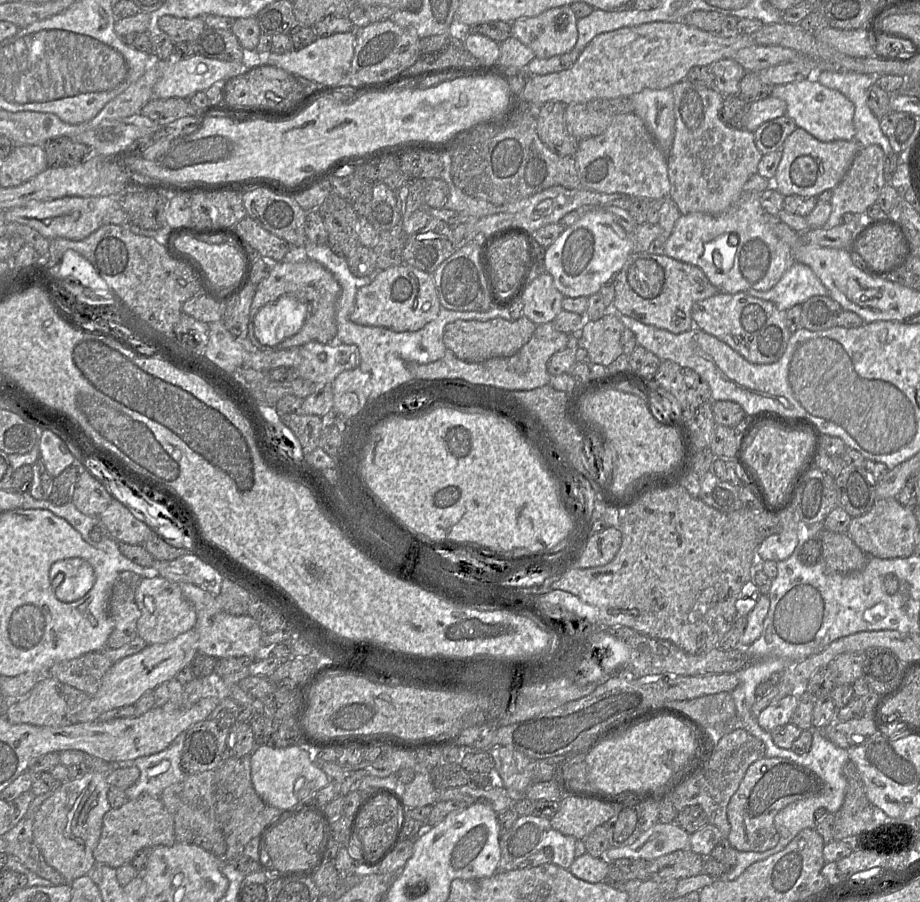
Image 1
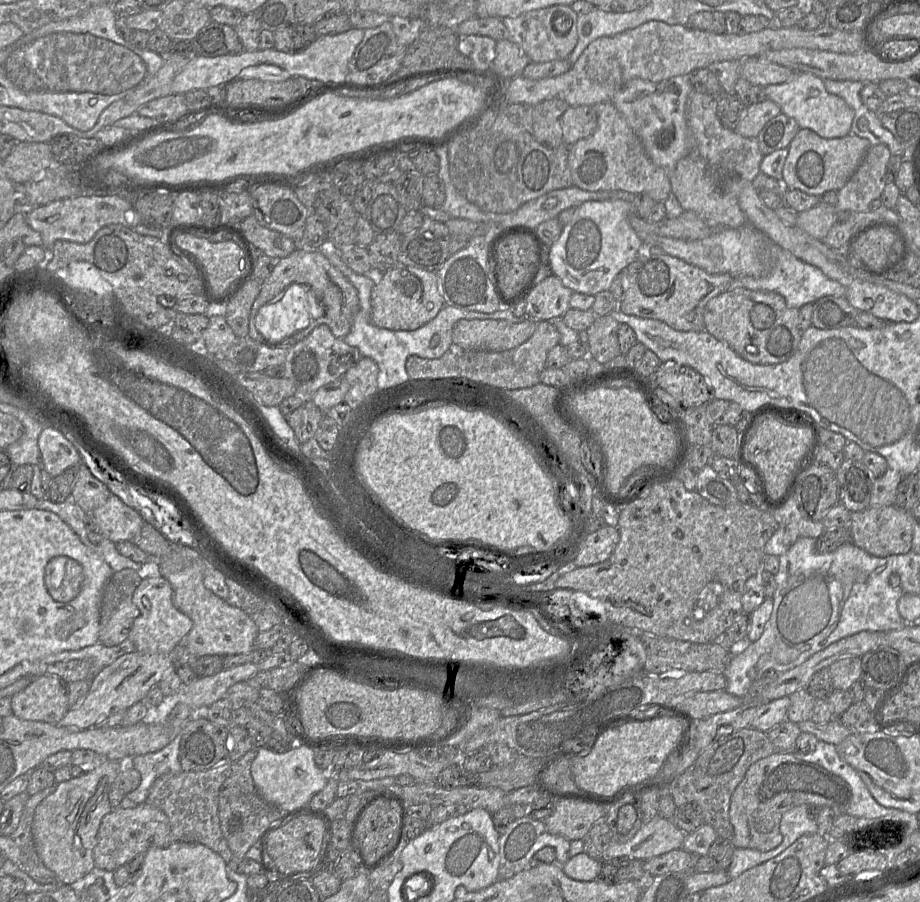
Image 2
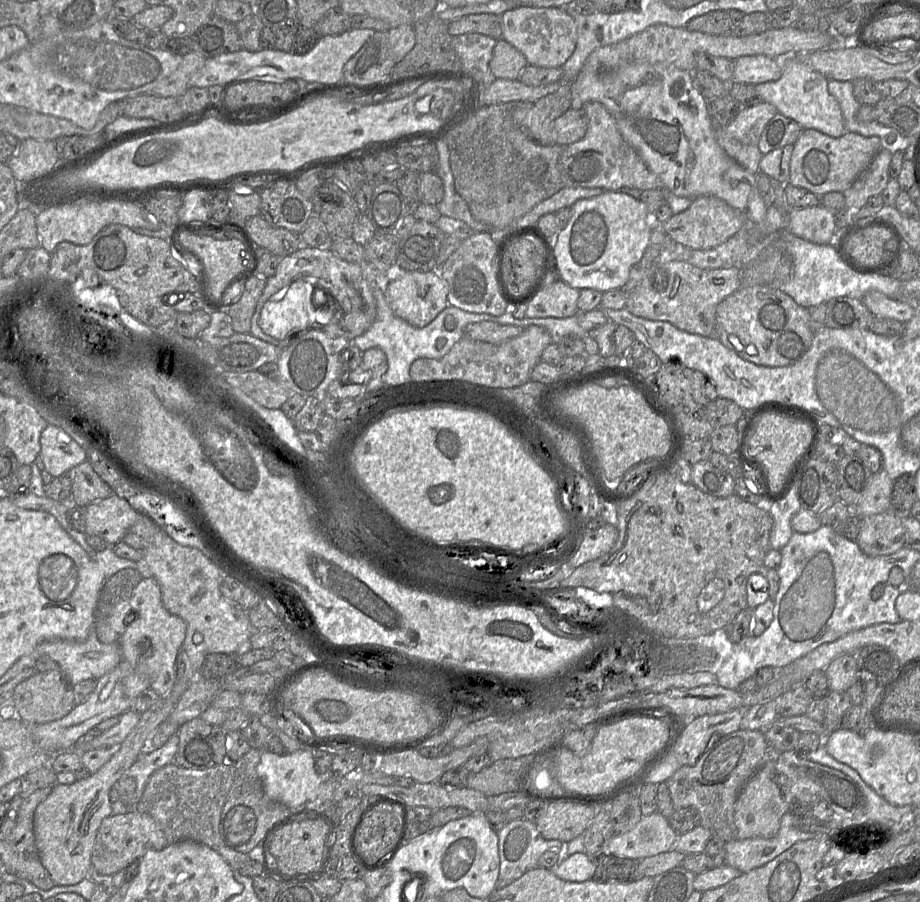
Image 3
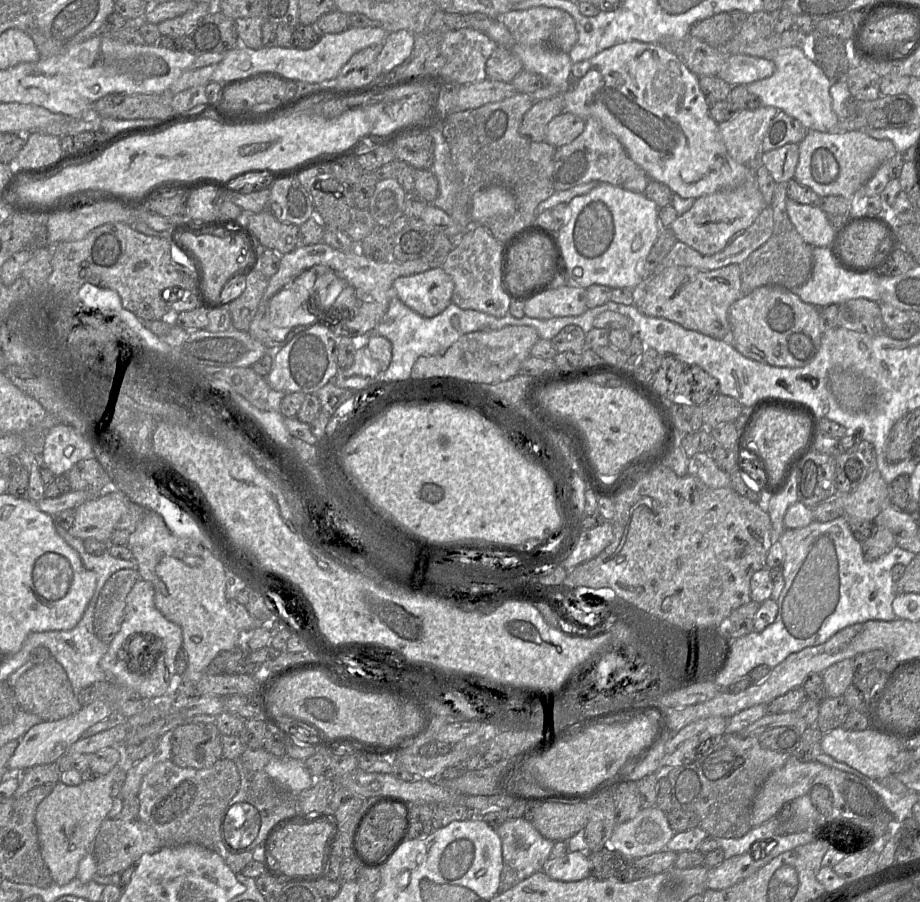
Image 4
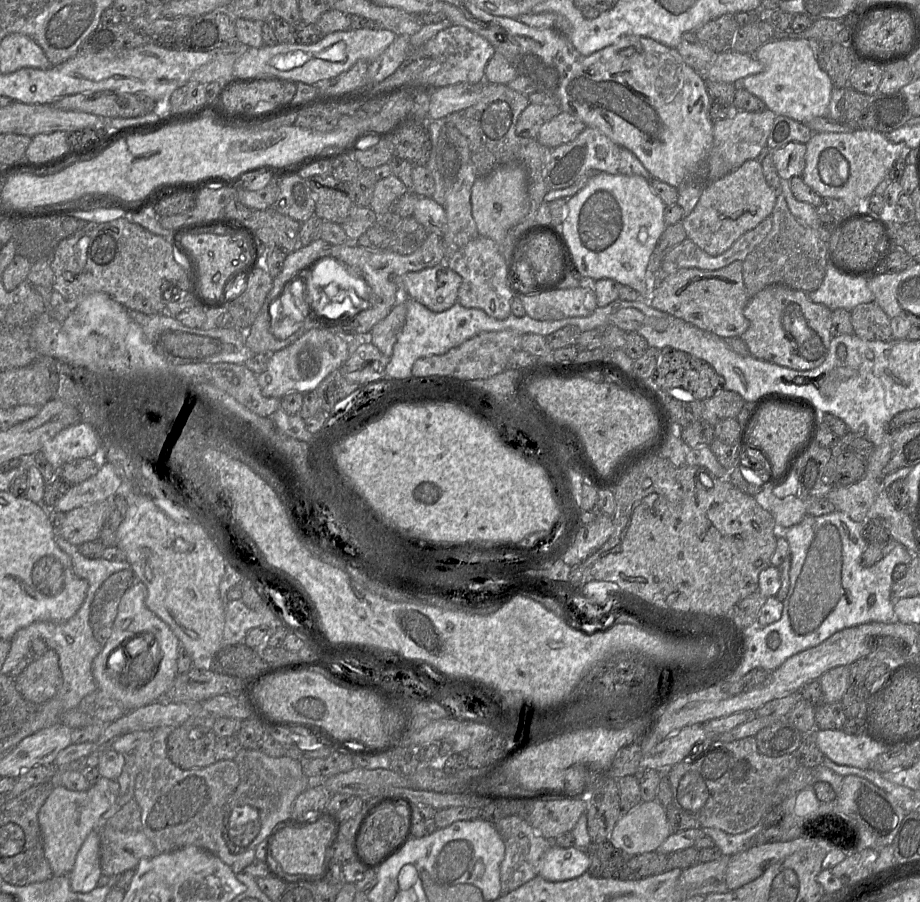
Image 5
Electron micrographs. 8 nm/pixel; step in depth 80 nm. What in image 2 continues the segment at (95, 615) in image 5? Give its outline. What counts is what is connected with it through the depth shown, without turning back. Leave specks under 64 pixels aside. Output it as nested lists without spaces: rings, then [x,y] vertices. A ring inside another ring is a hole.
[[[122,569],[114,572],[107,581],[101,602],[99,643],[115,646],[128,638],[134,619],[139,616],[133,593],[144,574]]]

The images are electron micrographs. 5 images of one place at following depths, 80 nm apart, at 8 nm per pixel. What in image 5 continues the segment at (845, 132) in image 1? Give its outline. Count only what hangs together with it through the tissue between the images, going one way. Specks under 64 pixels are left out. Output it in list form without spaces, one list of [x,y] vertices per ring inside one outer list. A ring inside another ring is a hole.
[[[793,35],[771,39],[759,47],[754,56],[764,65],[764,70],[741,79],[738,87],[760,98],[776,116],[787,116],[802,123],[814,117],[828,116],[833,83],[819,66],[815,43]]]

